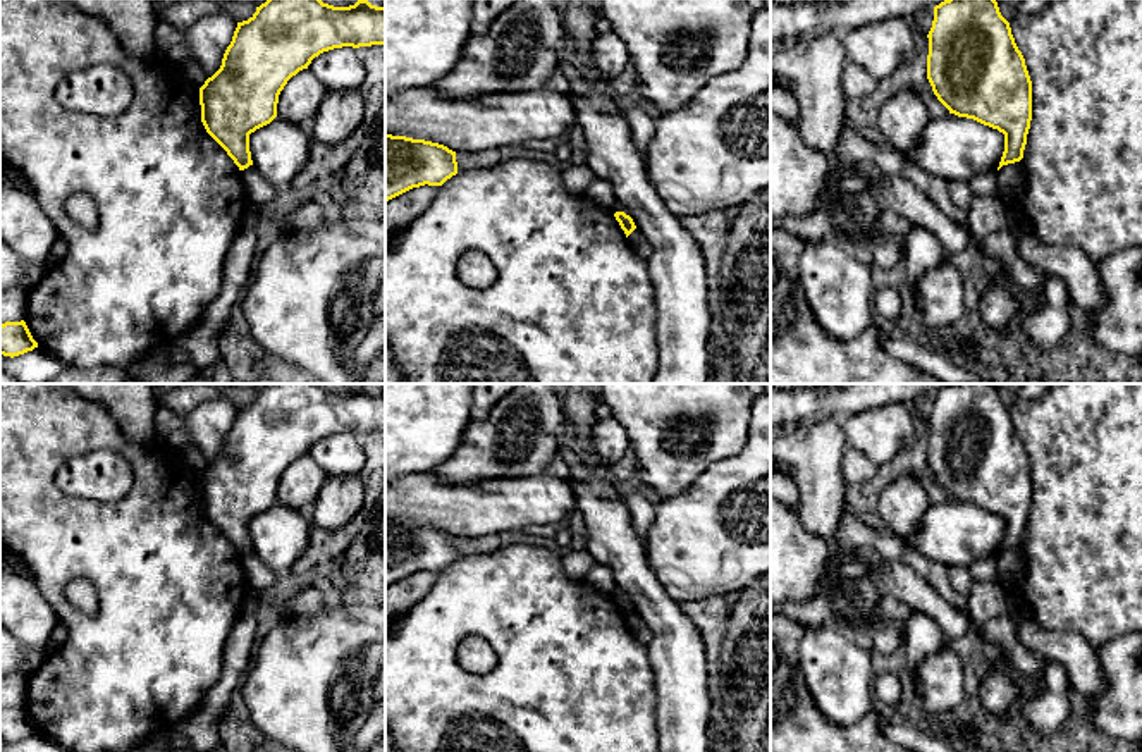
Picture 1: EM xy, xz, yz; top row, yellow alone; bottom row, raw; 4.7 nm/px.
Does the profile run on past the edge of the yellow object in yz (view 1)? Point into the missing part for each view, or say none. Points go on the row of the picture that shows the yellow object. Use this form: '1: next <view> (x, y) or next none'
1: next none

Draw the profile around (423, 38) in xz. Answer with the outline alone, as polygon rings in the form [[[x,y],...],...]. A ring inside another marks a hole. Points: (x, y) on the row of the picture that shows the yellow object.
[[[385,0],[385,96],[432,88],[449,74],[471,38],[473,0]]]

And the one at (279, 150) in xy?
[[[279,115],[249,134],[253,165],[277,189],[289,188],[310,160],[311,134]]]

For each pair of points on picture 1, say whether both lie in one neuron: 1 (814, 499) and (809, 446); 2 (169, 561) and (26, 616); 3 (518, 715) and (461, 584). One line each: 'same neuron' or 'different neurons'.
1: same neuron
2: different neurons
3: same neuron

